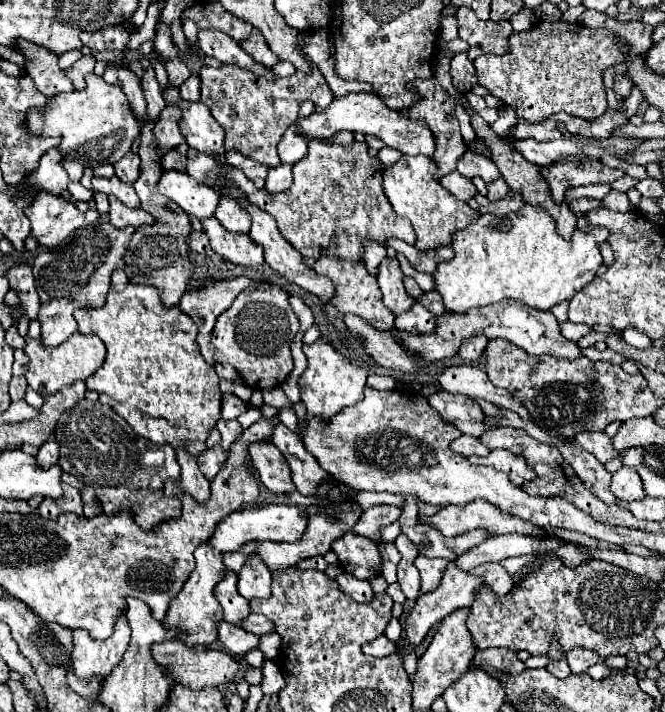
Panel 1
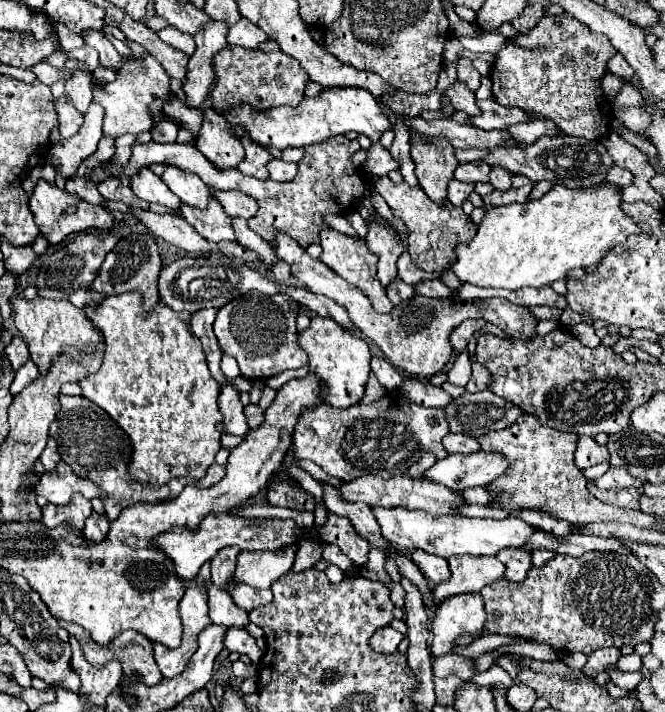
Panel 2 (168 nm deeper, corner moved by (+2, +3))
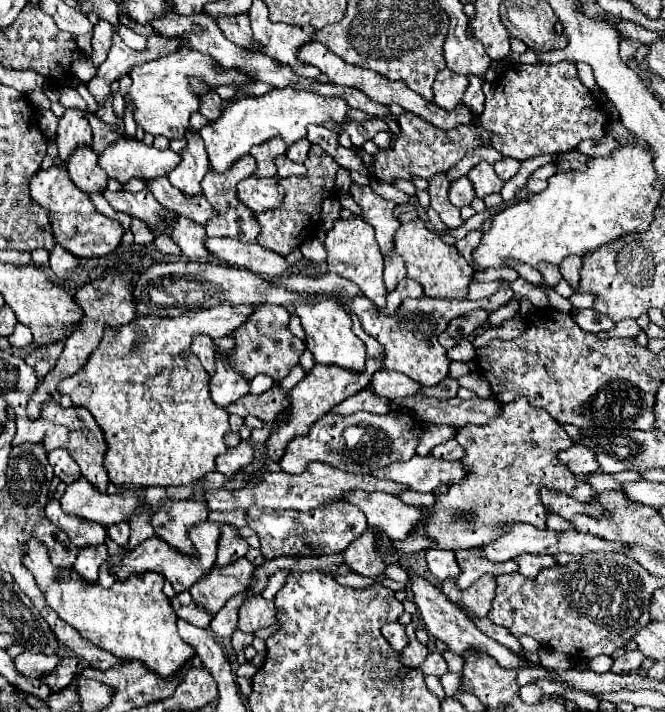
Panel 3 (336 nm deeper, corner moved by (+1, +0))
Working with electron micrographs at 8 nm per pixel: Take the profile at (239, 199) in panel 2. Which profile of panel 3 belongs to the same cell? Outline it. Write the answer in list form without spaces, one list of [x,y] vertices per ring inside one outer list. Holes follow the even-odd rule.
[[[247,177],[237,185],[237,199],[257,215],[281,205],[283,191],[277,185],[277,177],[271,179]]]

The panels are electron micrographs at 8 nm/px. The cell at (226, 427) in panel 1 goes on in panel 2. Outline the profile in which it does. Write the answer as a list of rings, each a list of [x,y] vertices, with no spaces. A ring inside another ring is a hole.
[[[222,384],[220,386],[220,396],[218,396],[218,408],[224,416],[224,432],[226,434],[236,434],[244,436],[248,432],[246,416],[244,416],[244,406],[240,402],[240,392],[232,384]]]

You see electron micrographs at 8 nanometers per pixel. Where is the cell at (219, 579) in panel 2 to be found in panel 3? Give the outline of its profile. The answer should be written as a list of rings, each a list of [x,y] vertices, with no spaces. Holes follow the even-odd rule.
[[[225,525],[221,531],[221,543],[219,543],[219,551],[217,551],[217,565],[223,567],[227,563],[233,563],[233,561],[241,559],[247,551],[249,551],[249,545],[245,539],[239,537],[237,529],[231,525]]]

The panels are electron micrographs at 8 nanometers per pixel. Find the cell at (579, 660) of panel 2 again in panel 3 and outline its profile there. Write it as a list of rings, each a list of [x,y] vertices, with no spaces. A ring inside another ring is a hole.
[[[593,657],[593,659],[587,659],[585,663],[587,663],[587,667],[589,667],[591,671],[595,671],[595,673],[605,673],[605,671],[609,671],[613,659],[611,659],[611,657]]]

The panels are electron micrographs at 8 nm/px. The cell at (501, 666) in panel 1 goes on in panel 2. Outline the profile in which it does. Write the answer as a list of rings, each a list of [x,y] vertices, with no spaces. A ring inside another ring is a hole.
[[[448,654],[448,656],[438,656],[432,660],[432,672],[438,678],[446,678],[446,676],[458,676],[462,680],[470,680],[476,672],[472,670],[472,660],[466,660],[458,654]]]

